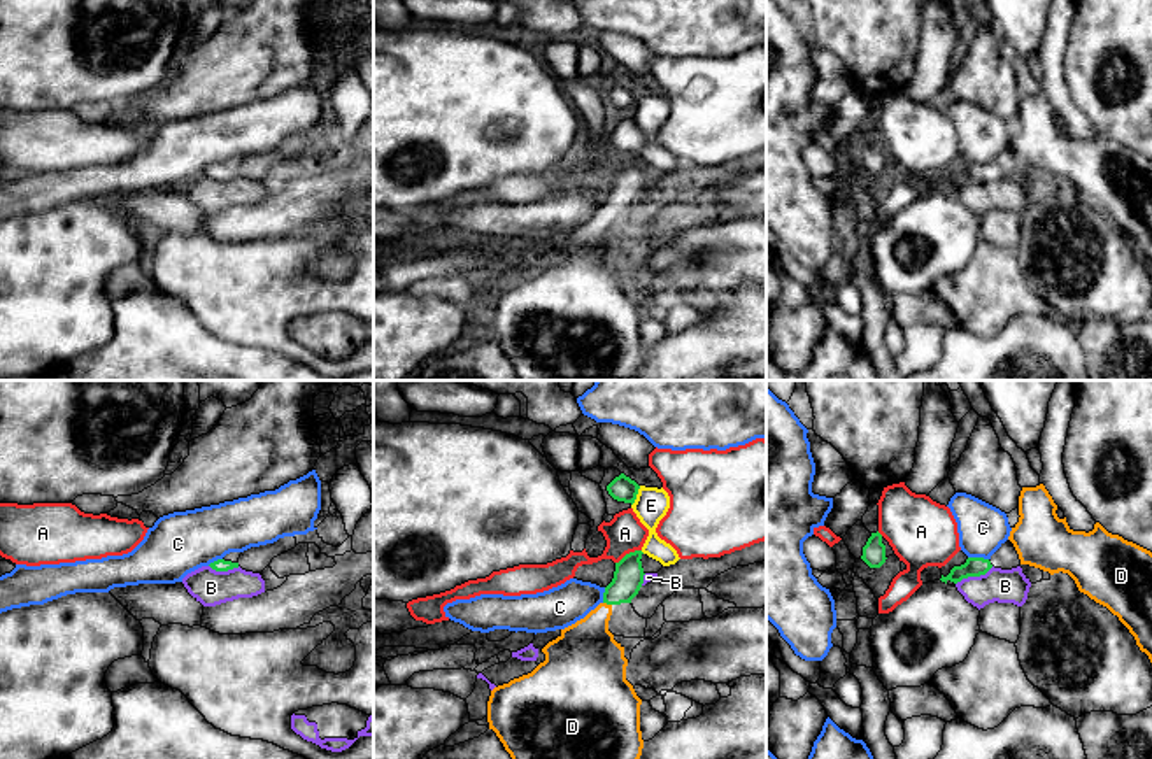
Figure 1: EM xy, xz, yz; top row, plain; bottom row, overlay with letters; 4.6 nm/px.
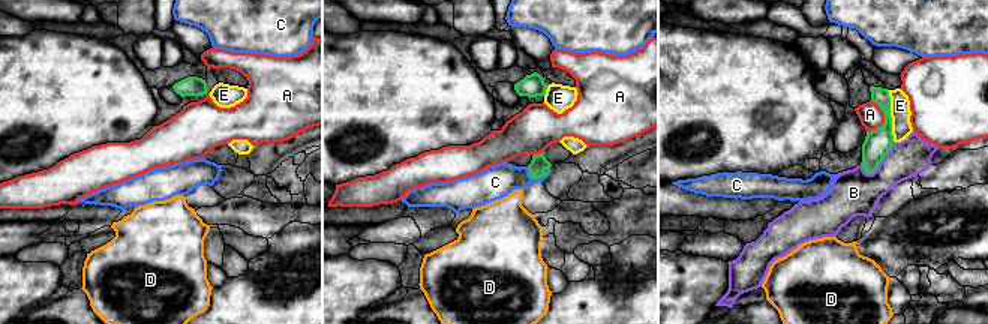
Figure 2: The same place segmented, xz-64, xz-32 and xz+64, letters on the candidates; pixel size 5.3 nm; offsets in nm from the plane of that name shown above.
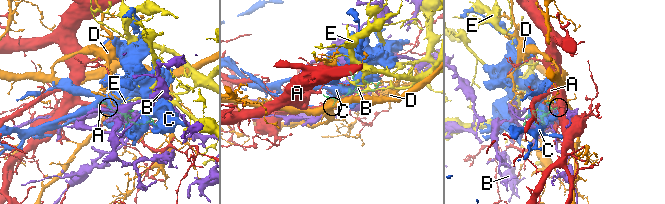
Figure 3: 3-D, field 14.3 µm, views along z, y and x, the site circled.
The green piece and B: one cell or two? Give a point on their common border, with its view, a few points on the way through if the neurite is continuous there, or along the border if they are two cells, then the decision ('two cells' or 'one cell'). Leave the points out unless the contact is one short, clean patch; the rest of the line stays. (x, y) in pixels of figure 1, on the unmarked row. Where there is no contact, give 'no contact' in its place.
yz (974, 183) | two cells

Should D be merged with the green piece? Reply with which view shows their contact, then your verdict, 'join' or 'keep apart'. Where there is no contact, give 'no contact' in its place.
meets green in xz; join

